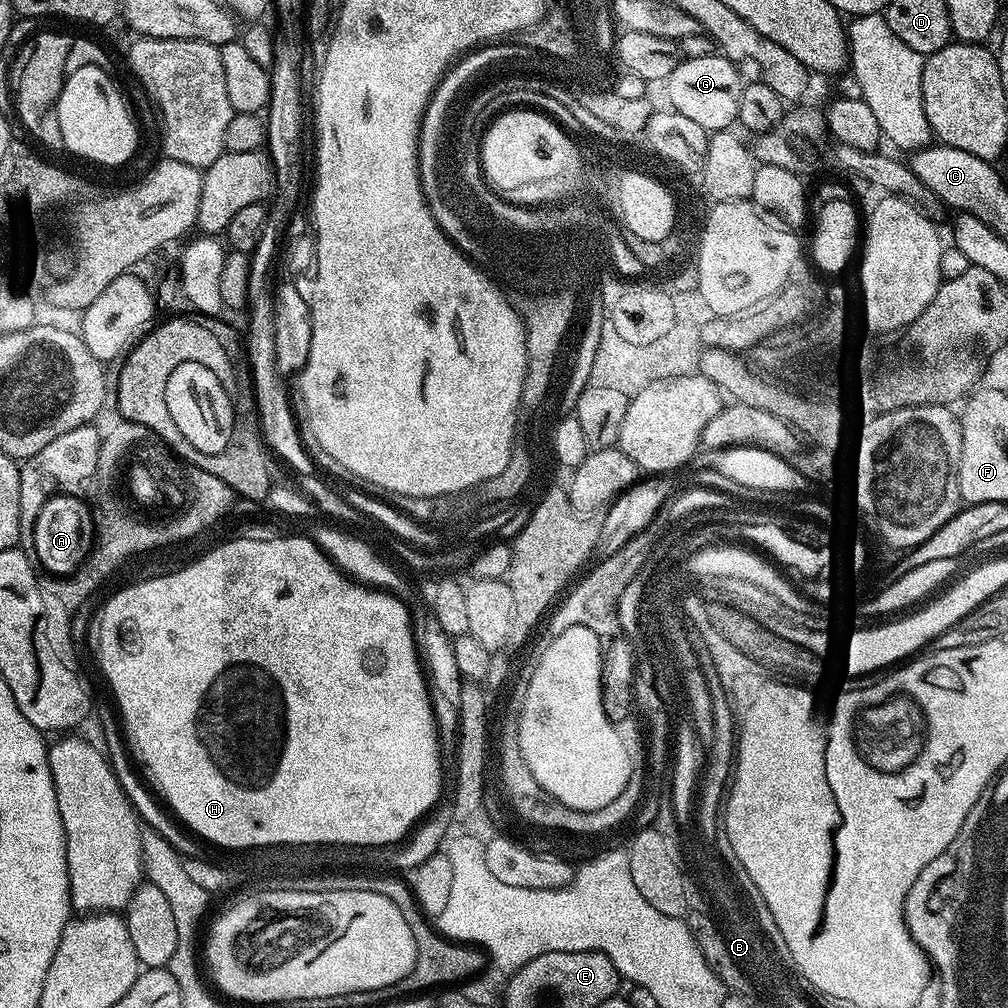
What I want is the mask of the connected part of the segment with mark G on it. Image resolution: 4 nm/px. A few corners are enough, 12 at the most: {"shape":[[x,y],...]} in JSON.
{"shape":[[692,56],[666,81],[669,105],[709,133],[737,123],[739,67]]}

